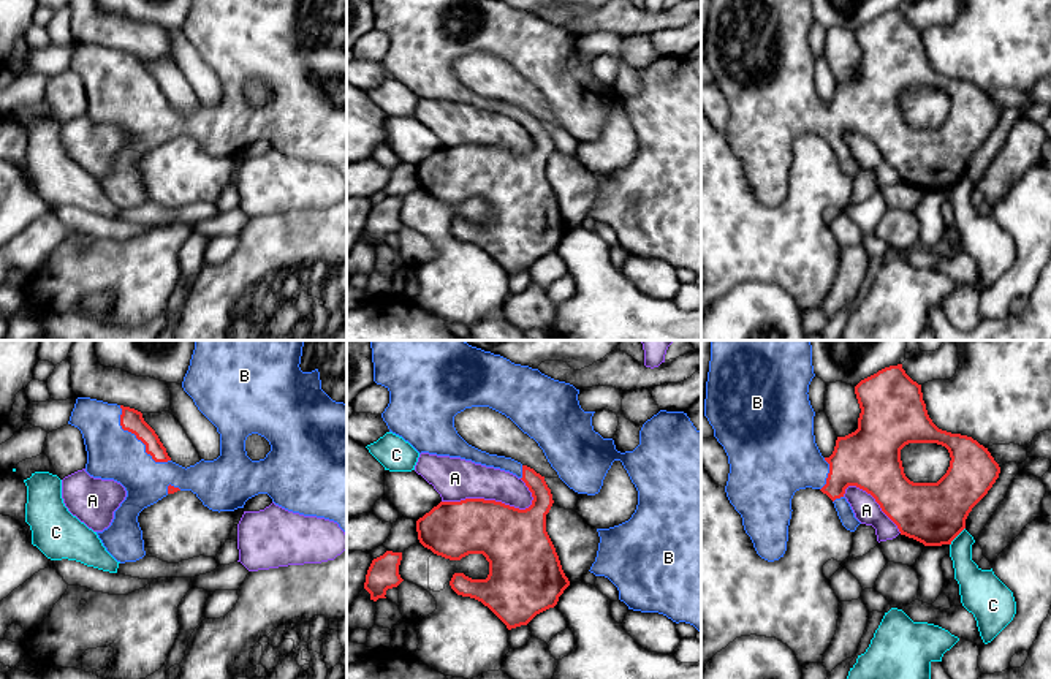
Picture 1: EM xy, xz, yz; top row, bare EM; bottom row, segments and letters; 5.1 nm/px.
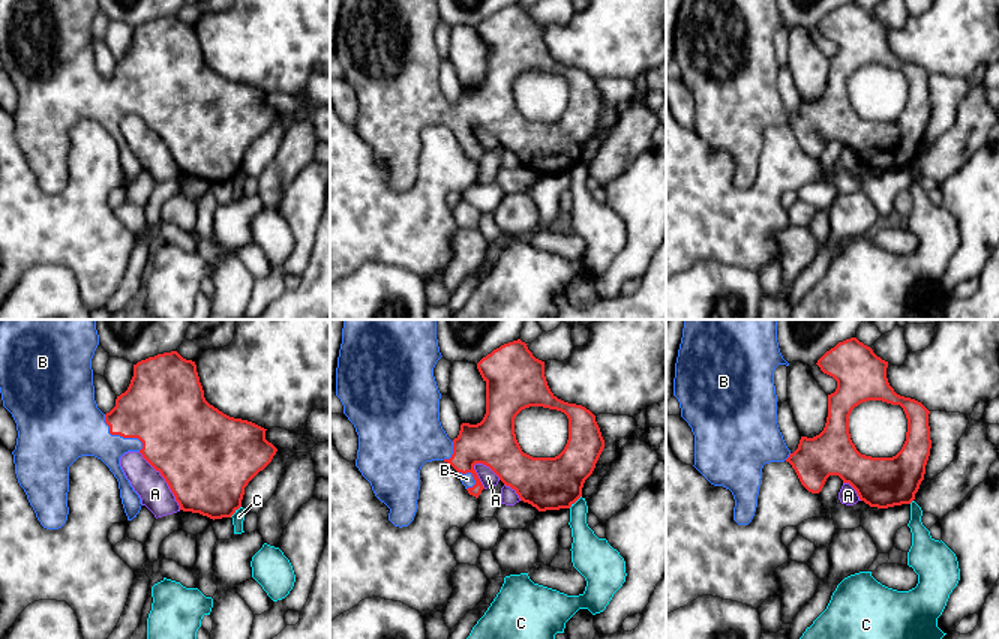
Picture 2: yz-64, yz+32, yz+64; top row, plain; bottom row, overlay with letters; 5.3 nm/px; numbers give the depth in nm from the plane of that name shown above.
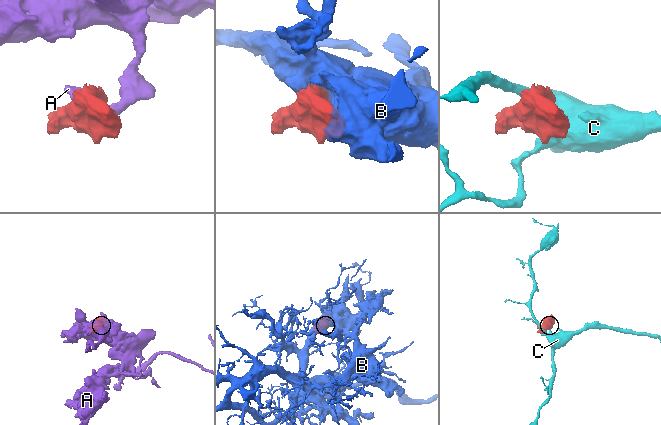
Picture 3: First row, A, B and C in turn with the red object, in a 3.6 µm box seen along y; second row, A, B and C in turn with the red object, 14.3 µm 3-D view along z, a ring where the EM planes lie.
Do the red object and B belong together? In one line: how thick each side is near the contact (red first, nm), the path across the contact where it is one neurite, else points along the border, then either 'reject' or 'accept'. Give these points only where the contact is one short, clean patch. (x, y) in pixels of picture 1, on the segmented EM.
120/260 nm | accept

